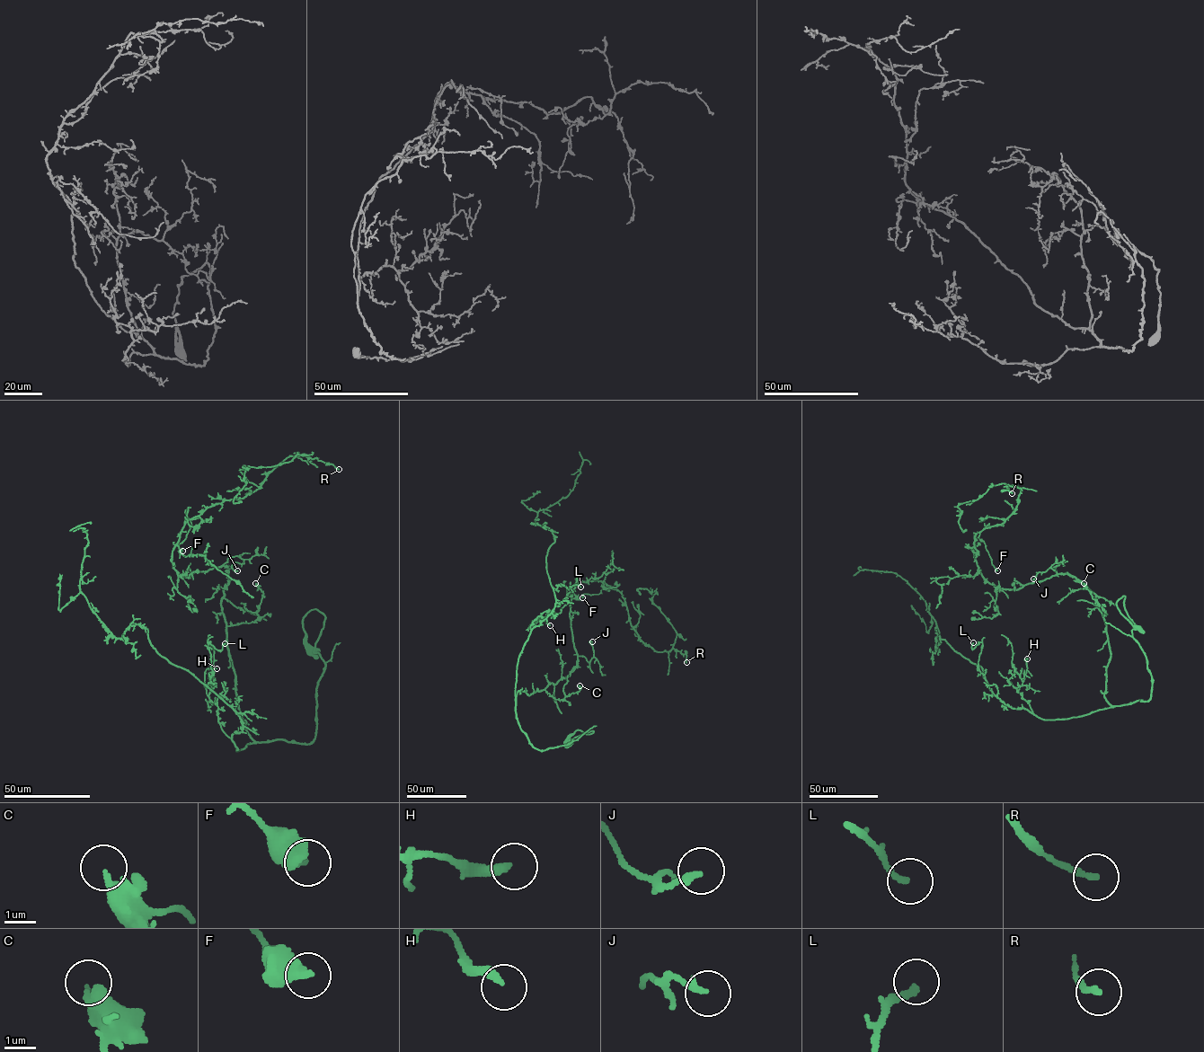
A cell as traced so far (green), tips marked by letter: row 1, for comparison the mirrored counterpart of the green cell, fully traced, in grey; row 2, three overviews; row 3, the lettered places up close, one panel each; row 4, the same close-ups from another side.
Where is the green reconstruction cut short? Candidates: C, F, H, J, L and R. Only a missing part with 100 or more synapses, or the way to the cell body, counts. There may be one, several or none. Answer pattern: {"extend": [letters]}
{"extend": []}

